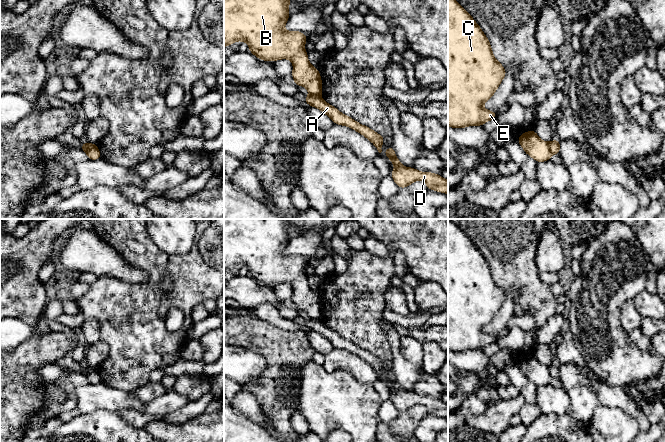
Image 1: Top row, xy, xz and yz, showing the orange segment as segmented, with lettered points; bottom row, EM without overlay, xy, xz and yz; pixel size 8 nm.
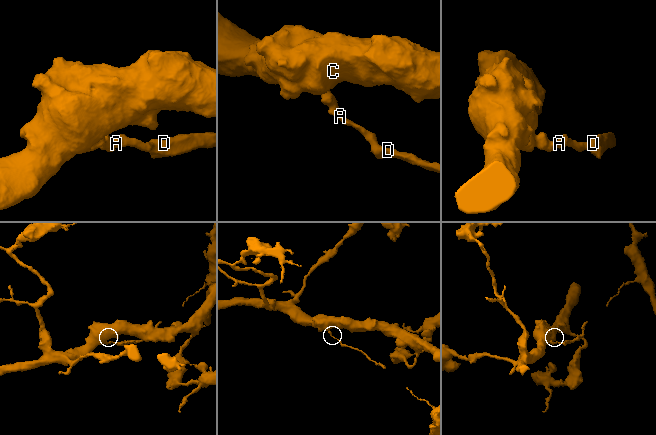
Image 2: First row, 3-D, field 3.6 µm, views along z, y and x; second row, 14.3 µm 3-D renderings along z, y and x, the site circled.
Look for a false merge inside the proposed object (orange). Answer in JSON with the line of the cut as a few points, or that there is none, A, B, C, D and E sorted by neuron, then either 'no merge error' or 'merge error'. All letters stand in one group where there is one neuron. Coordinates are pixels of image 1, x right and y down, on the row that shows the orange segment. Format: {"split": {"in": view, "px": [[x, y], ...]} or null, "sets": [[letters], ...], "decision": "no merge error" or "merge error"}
{"split": {"in": "xz", "px": [[310, 94], [320, 97]]}, "sets": [["A", "D"], ["B", "C", "E"]], "decision": "merge error"}

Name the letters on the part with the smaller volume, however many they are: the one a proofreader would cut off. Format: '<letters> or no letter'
A, D

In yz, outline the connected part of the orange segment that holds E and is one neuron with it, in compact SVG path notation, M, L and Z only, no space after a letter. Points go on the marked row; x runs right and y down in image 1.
M448 0L448 126L482 126L493 120L497 112L486 110L483 104L494 95L505 75L480 26L456 0Z

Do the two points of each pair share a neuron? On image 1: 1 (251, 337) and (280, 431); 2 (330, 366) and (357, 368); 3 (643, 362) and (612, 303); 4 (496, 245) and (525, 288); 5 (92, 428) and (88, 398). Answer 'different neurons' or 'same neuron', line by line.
1: same neuron
2: same neuron
3: same neuron
4: same neuron
5: different neurons

